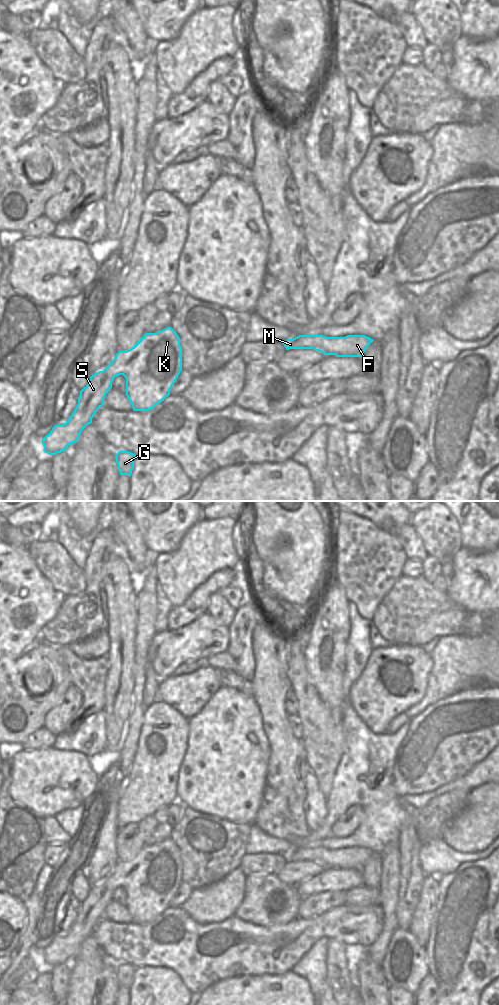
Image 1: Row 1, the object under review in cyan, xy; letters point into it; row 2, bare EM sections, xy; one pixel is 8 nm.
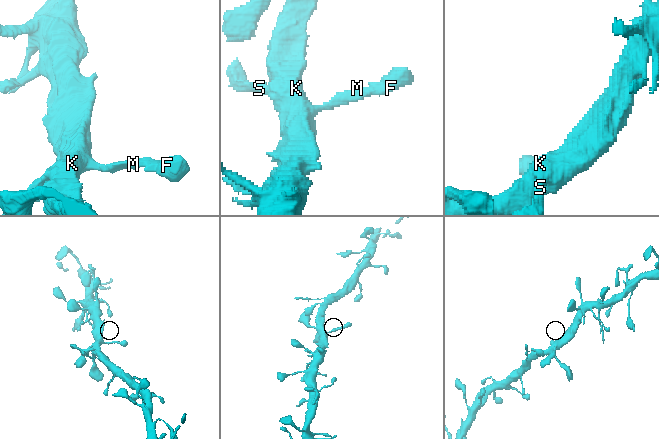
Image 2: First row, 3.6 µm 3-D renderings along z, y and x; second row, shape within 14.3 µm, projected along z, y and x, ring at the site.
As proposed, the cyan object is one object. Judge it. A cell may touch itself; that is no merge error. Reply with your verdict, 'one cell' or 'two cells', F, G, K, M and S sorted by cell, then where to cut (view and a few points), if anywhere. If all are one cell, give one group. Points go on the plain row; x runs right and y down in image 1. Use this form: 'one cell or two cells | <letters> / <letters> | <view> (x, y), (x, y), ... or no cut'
one cell | F G K M S | no cut

